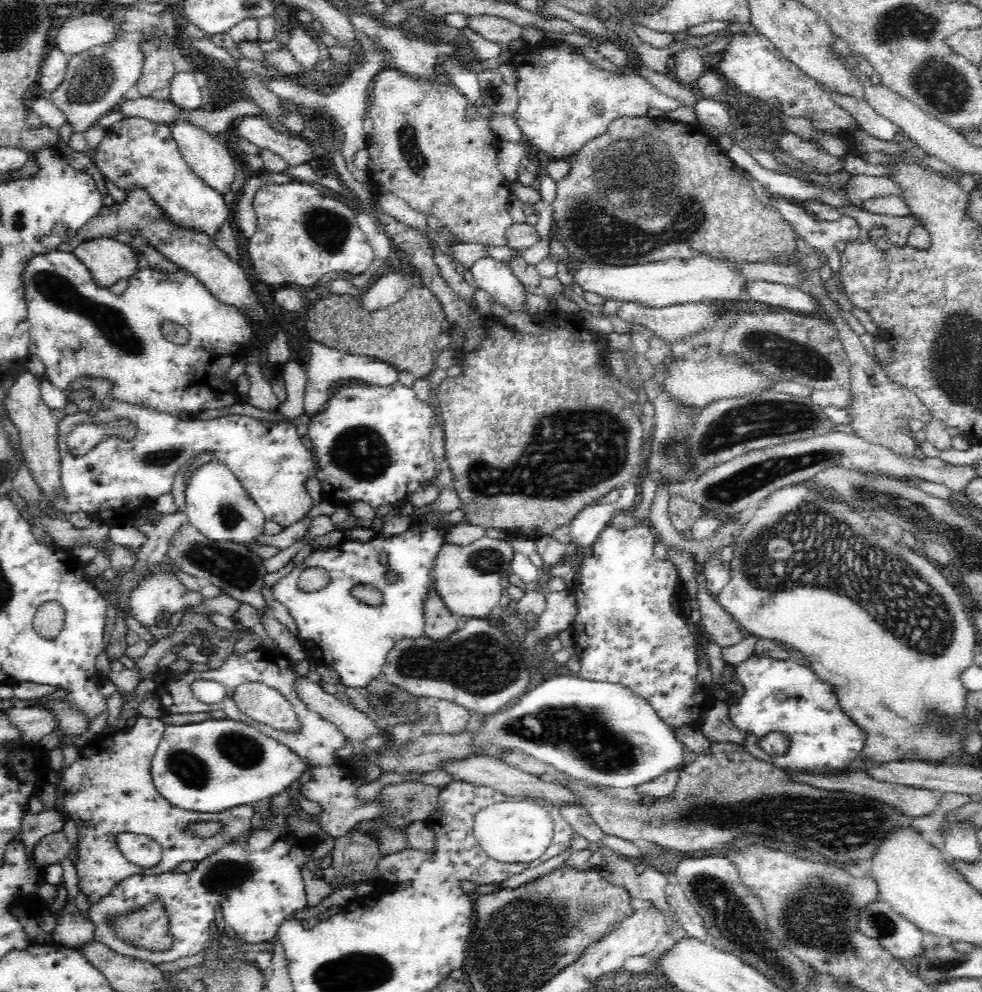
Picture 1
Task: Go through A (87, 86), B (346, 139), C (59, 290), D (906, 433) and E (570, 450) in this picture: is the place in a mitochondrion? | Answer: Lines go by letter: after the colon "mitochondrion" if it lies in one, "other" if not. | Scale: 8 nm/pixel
A: mitochondrion
B: other
C: mitochondrion
D: other
E: mitochondrion

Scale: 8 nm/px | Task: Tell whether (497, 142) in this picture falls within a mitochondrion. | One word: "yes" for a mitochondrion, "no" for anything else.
no

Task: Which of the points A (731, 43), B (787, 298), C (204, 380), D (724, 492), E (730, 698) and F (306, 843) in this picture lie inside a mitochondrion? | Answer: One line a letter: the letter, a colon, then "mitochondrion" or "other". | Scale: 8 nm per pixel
A: other
B: other
C: other
D: mitochondrion
E: other
F: other

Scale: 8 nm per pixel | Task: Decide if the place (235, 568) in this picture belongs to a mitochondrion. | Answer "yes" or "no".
yes

